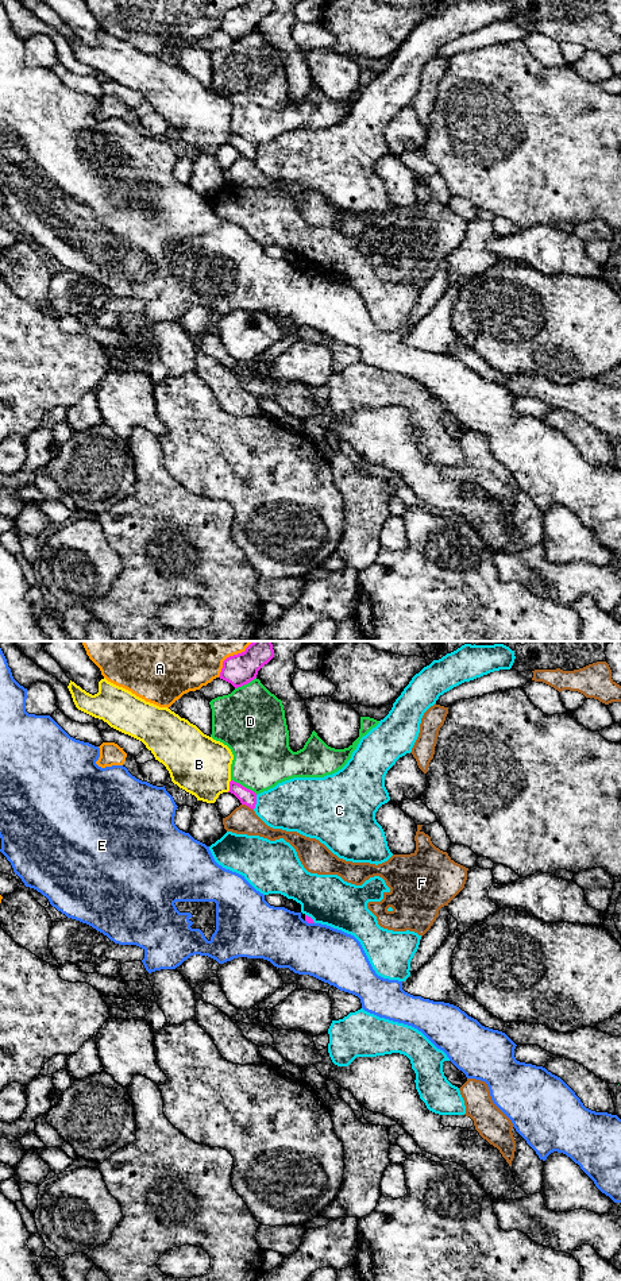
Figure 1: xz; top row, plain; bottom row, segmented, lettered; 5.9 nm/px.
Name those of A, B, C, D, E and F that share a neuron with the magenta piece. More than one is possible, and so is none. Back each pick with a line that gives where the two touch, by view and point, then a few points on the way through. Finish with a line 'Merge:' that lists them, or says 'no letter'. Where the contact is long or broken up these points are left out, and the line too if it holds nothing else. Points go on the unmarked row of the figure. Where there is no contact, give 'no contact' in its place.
Merge: no letter

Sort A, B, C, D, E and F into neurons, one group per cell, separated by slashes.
A / B / C / D / E / F

